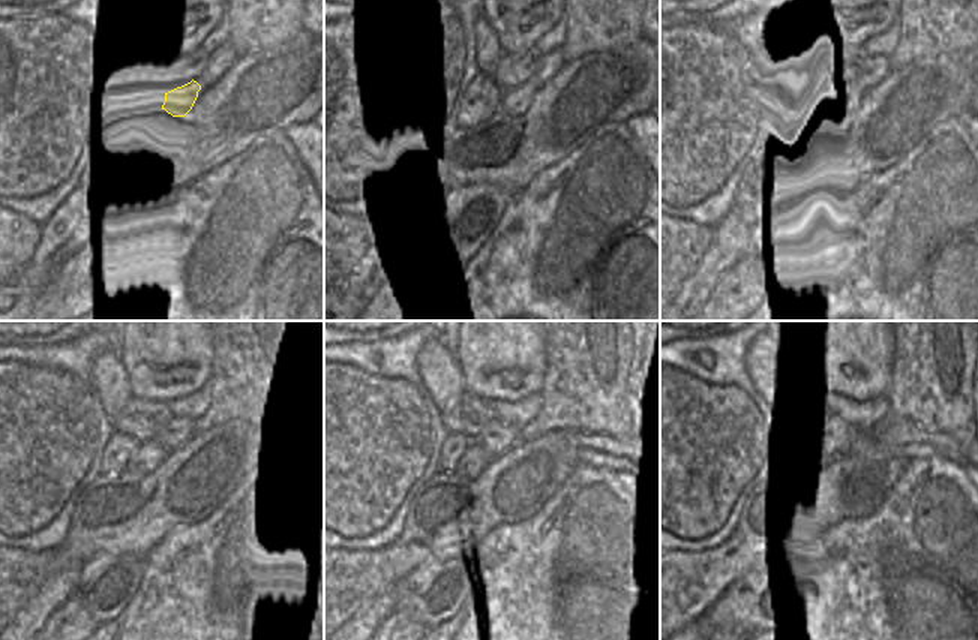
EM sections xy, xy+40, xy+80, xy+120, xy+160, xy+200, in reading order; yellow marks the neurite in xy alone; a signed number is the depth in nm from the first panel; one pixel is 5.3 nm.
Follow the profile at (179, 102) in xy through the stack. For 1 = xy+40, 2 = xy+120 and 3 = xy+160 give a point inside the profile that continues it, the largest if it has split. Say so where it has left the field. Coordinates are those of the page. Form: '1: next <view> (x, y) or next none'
1: next xy+40 (515, 102)
2: next xy+120 (149, 454)
3: next xy+160 (476, 459)

